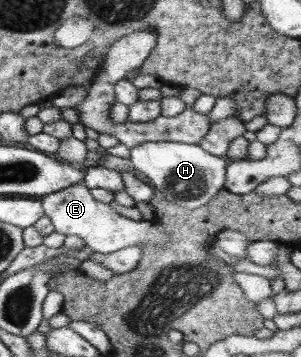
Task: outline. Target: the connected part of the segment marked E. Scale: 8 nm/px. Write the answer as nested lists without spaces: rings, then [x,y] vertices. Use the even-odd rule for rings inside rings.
[[[83,182],[72,184],[58,192],[51,192],[40,199],[43,213],[52,221],[54,230],[66,236],[83,238],[93,252],[110,254],[127,246],[163,246],[168,240],[165,230],[158,223],[144,219],[136,221],[120,215],[109,204],[97,201]]]

